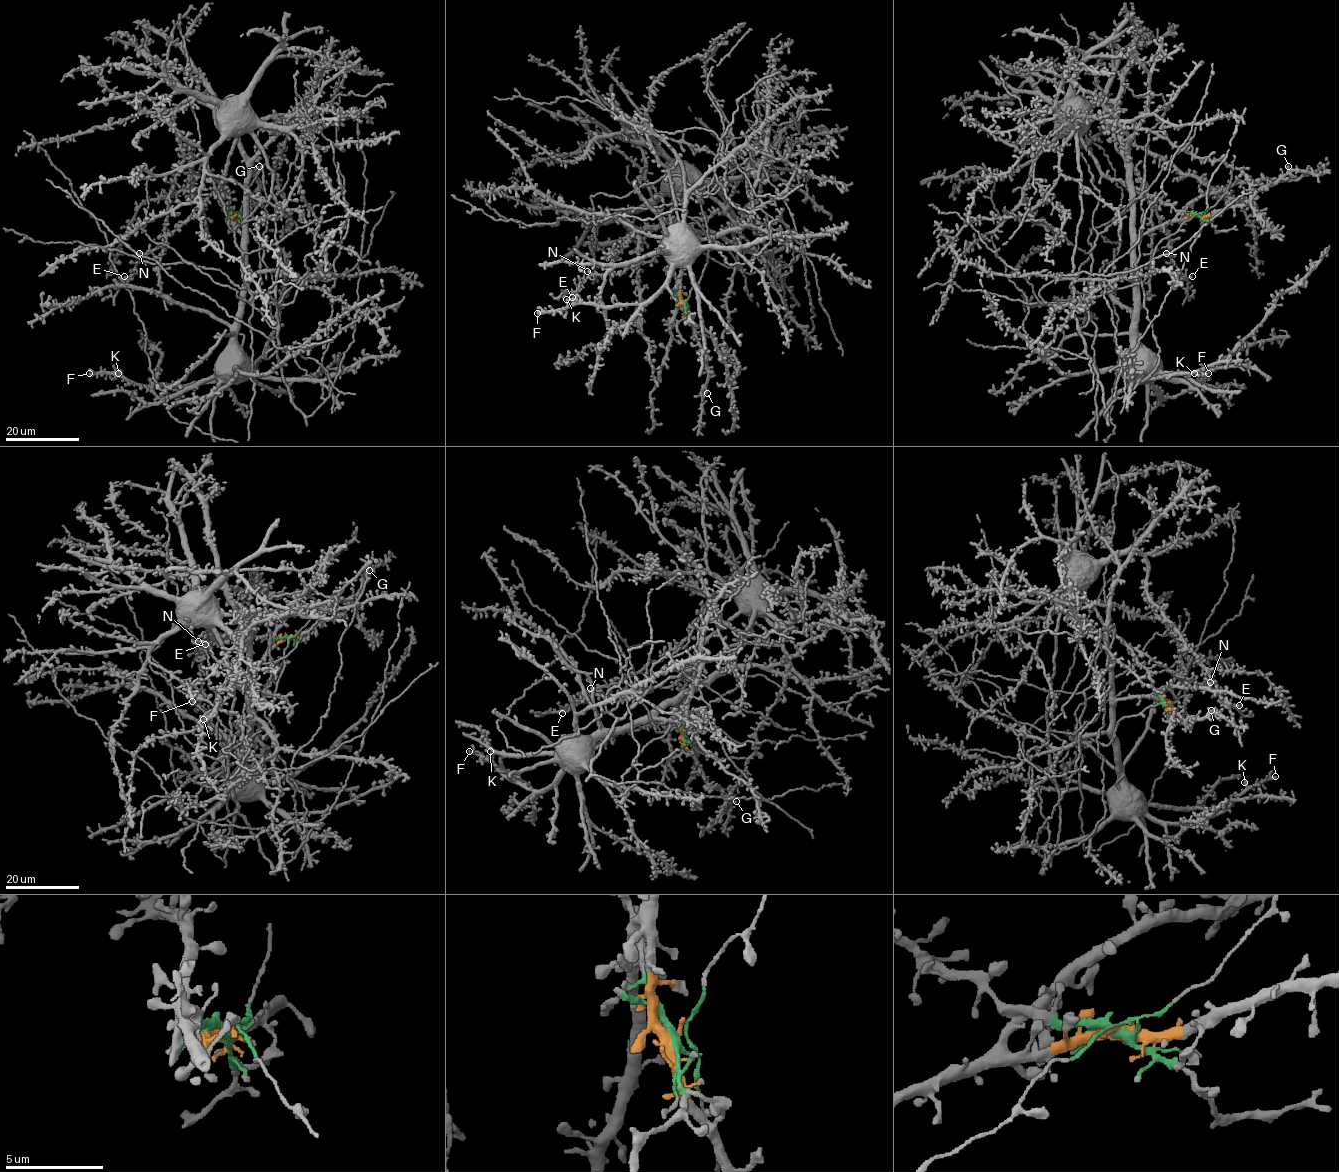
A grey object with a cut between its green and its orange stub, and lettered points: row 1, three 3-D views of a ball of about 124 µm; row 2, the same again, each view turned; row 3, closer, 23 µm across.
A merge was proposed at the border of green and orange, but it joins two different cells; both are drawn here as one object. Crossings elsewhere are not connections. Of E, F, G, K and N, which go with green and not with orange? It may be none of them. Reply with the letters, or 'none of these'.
E, N

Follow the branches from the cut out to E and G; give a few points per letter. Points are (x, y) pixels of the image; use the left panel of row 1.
E: (235, 215), (223, 201), (224, 194), (218, 188), (147, 254), (129, 276), (124, 276)
G: (235, 215), (259, 200), (259, 180), (254, 174), (259, 165)

